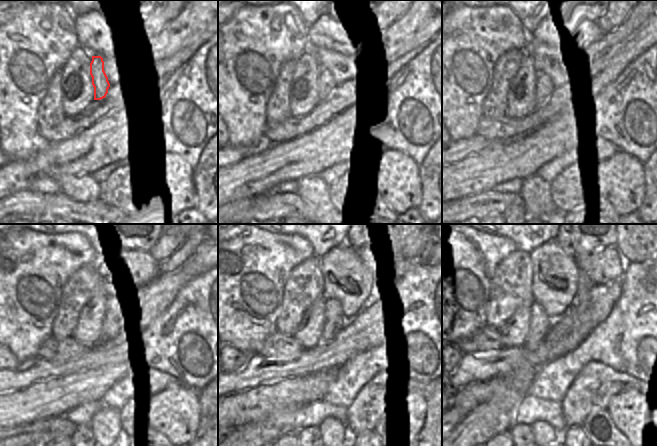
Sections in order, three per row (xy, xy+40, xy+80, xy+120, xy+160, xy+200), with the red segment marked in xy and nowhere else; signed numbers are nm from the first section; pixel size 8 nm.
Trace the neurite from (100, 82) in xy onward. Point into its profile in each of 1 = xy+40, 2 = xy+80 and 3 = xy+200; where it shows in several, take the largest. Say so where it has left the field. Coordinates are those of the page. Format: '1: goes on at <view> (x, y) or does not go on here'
1: goes on at xy+40 (326, 84)
2: goes on at xy+80 (544, 87)
3: goes on at xy+200 (540, 324)

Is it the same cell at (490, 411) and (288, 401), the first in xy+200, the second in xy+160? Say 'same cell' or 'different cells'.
different cells

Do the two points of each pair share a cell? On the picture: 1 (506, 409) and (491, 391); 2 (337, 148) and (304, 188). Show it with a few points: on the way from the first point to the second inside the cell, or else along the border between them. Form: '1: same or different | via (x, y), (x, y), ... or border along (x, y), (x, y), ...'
1: different | border along (510, 378), (502, 393), (474, 408)
2: different | border along (317, 175), (305, 175), (296, 180)

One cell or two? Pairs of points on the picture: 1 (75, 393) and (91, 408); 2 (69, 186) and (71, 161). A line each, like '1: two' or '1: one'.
1: two
2: two

